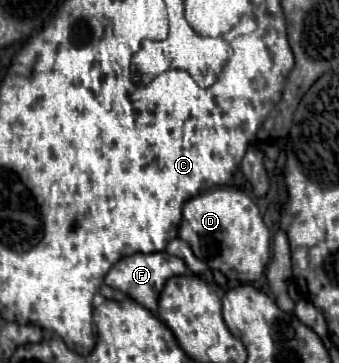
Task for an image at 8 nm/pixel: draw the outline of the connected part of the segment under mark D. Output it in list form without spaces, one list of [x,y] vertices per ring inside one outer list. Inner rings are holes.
[[[233,186],[217,187],[187,201],[179,237],[189,243],[193,255],[203,259],[211,269],[241,283],[257,281],[271,257],[271,235],[259,207],[247,192]]]

